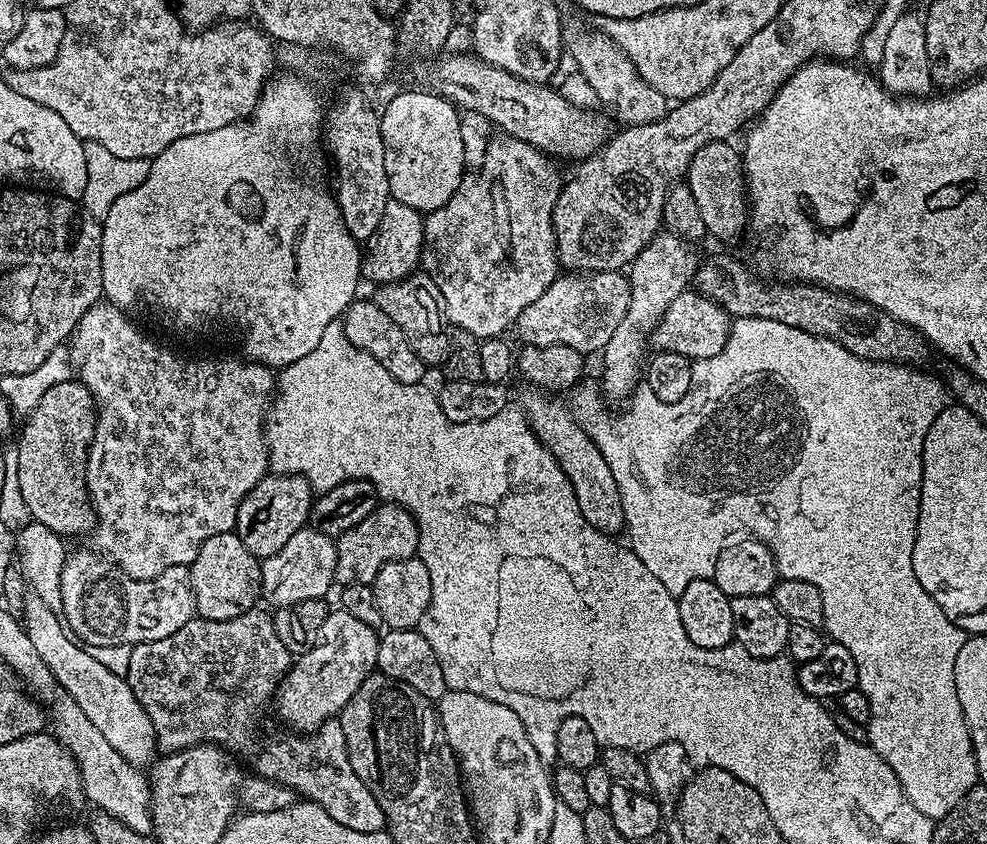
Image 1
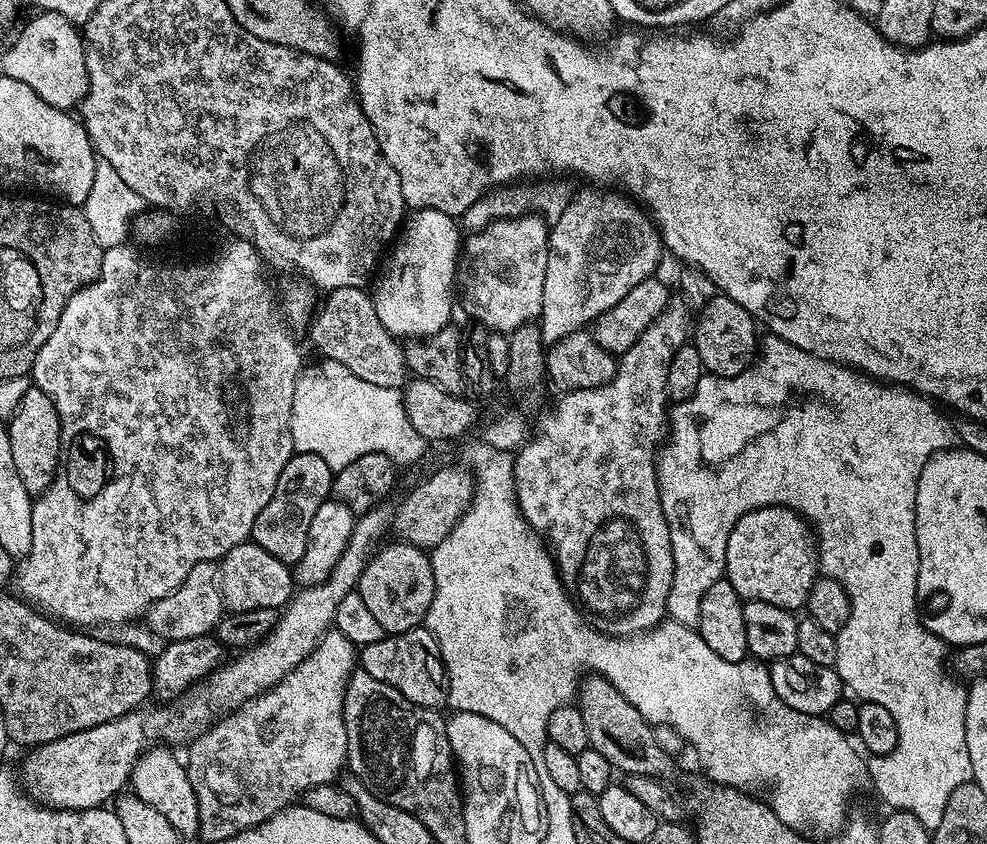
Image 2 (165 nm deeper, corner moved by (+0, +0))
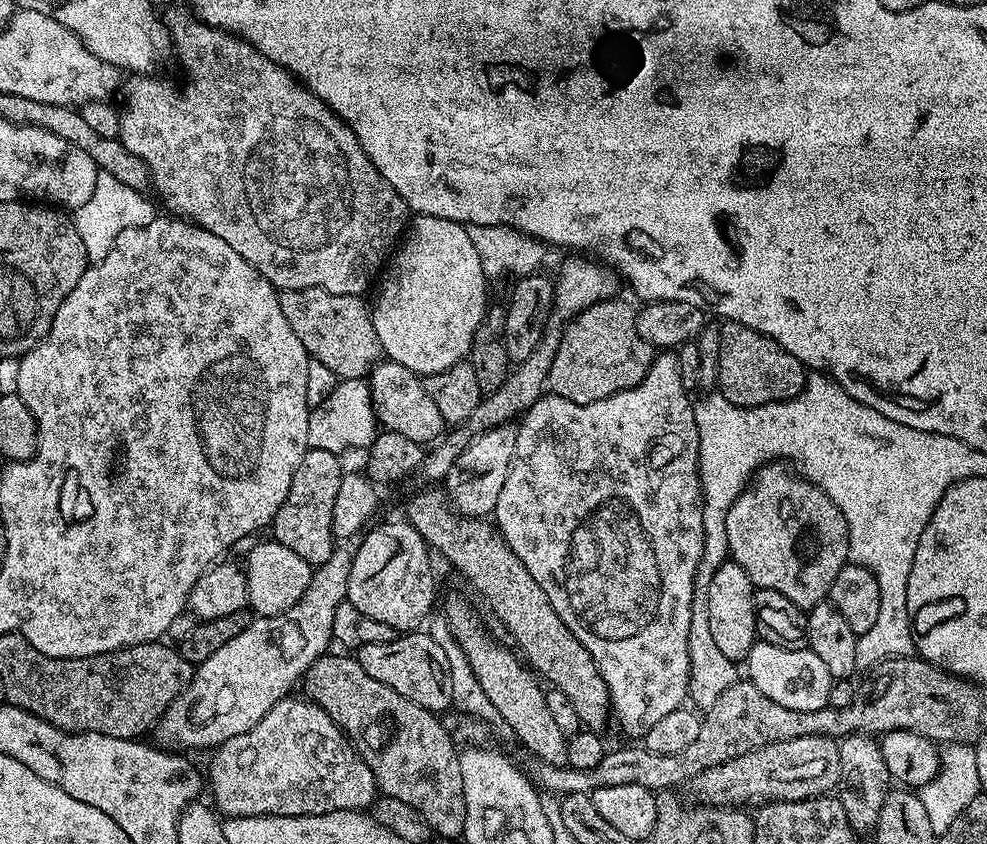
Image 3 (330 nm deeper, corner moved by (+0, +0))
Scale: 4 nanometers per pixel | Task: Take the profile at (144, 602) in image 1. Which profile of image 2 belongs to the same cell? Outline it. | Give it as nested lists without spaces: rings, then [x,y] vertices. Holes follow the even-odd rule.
[[[203,560],[198,562],[198,566],[194,566],[194,570],[190,570],[190,574],[186,574],[178,590],[148,607],[146,624],[167,642],[185,640],[209,635],[225,612],[224,599],[220,593],[220,569],[217,561]]]

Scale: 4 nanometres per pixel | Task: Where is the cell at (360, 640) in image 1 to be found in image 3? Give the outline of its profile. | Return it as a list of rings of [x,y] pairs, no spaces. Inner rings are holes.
[[[285,698],[269,710],[246,734],[230,738],[211,753],[206,780],[212,783],[215,807],[225,817],[233,816],[321,816],[331,812],[358,812],[371,809],[378,796],[370,766],[356,753],[343,728],[311,698]]]

